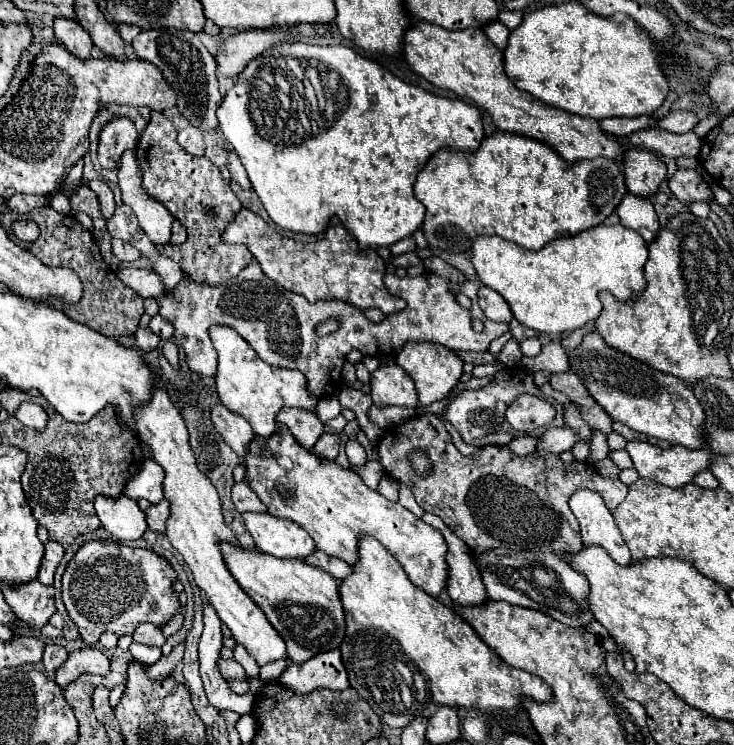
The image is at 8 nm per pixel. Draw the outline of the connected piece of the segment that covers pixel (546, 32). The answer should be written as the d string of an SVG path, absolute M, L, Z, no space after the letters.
M566 2L524 16L522 24L510 32L504 50L504 72L518 90L528 92L554 108L568 110L570 114L596 120L612 116L642 116L656 112L668 94L668 78L658 70L658 54L654 54L652 46L654 44L650 42L650 36L646 36L646 30L636 26L630 16L614 14L604 18L590 12L580 2Z

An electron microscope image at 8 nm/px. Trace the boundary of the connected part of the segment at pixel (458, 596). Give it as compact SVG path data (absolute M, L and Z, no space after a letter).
M424 512L422 520L444 536L448 544L448 566L450 566L450 580L448 580L448 596L452 604L458 604L462 608L466 606L484 606L488 602L488 594L480 576L478 566L472 560L470 548L436 516L430 512Z

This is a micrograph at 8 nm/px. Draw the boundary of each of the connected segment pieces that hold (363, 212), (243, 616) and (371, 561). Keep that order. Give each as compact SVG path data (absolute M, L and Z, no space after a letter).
M297 41L290 44L290 54L292 52L298 59L317 60L340 74L340 88L326 96L322 110L324 124L316 136L304 136L306 132L302 132L300 122L290 116L290 98L278 90L272 78L282 48L280 52L270 50L270 66L262 66L262 54L254 58L236 78L218 108L220 130L230 148L240 156L252 188L262 200L266 212L284 230L316 236L326 230L332 216L338 216L356 236L362 250L372 246L392 246L394 242L412 236L422 226L426 212L412 192L420 168L424 168L424 164L442 148L474 152L484 138L478 110L462 100L440 98L418 86L406 84L374 60L356 54L352 48L342 44L321 46Z
M154 388L152 394L152 402L136 412L136 426L140 428L138 436L150 444L154 460L166 472L164 498L172 504L170 518L166 522L168 540L184 556L184 562L190 566L196 584L208 596L220 620L230 628L234 640L248 650L248 654L258 662L258 666L288 658L282 636L272 628L260 606L238 586L222 558L220 544L228 542L232 546L238 546L238 540L224 522L220 496L214 484L196 466L196 458L188 442L188 430L180 412L174 408L168 394L160 388Z
M362 538L358 556L360 560L354 566L354 572L340 582L340 598L346 614L346 638L340 650L342 662L348 670L350 686L362 700L370 702L370 708L386 726L404 728L414 718L432 718L440 706L480 712L506 712L516 716L524 698L536 702L548 702L552 698L550 686L546 686L538 676L502 662L502 658L498 658L498 654L494 654L494 650L482 642L482 638L470 624L466 624L464 618L424 590L418 590L418 586L406 578L402 564L390 556L376 538Z

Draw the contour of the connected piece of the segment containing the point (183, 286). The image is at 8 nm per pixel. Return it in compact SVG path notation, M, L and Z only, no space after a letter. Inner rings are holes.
M252 260L234 280L230 282L222 282L222 284L198 284L194 282L192 278L182 278L176 288L168 294L162 294L158 300L160 304L160 316L164 316L168 322L174 324L174 338L176 338L176 344L184 348L186 352L186 362L188 362L188 368L200 376L208 376L212 378L216 375L217 371L217 359L213 359L213 346L210 342L210 336L208 336L208 330L212 324L222 324L222 326L228 326L232 330L236 330L246 342L250 348L256 350L256 354L266 360L268 364L272 366L280 366L280 368L294 368L294 370L300 370L306 380L308 380L308 390L316 396L322 396L322 398L328 398L328 396L334 396L338 394L340 390L340 384L342 384L342 366L346 362L346 356L350 354L350 350L358 348L362 354L368 354L368 356L382 356L382 354L398 354L402 350L402 346L406 342L438 342L442 346L448 346L452 350L470 350L470 352L484 352L488 350L488 344L502 336L504 332L508 332L508 324L500 324L500 322L494 322L494 320L488 320L480 306L478 306L478 288L482 286L480 280L466 280L464 284L460 286L454 286L450 284L448 280L442 280L434 274L424 274L424 276L418 276L418 278L412 278L412 276L396 276L396 274L386 274L384 278L386 282L386 288L398 296L398 298L404 298L408 304L402 312L396 312L396 314L390 314L386 316L382 322L374 324L370 322L358 308L346 304L346 302L306 302L306 298L274 284L270 278L266 278L266 274L260 270L258 262ZM456 290L460 290L462 294L466 294L470 300L472 300L472 308L466 310L462 308L458 302L456 302ZM308 308L318 308L318 314L312 318L314 322L310 324L308 322ZM330 318L336 318L338 320L338 330L320 338L316 336L316 326L320 322L326 322ZM472 318L478 318L482 320L484 328L482 332L474 332L472 328Z

